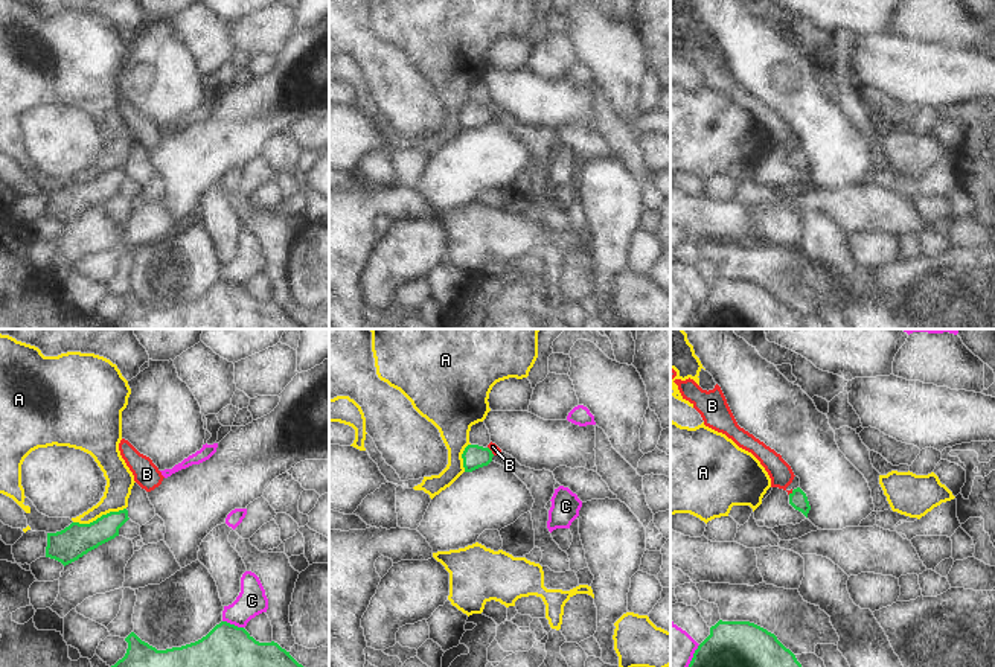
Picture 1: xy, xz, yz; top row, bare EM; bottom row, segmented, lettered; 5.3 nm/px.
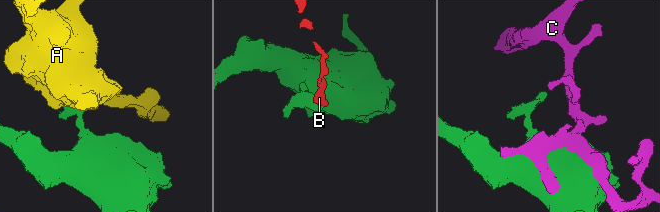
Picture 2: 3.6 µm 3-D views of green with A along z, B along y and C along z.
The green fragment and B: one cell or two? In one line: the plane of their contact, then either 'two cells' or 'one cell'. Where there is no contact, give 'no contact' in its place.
yz | one cell

